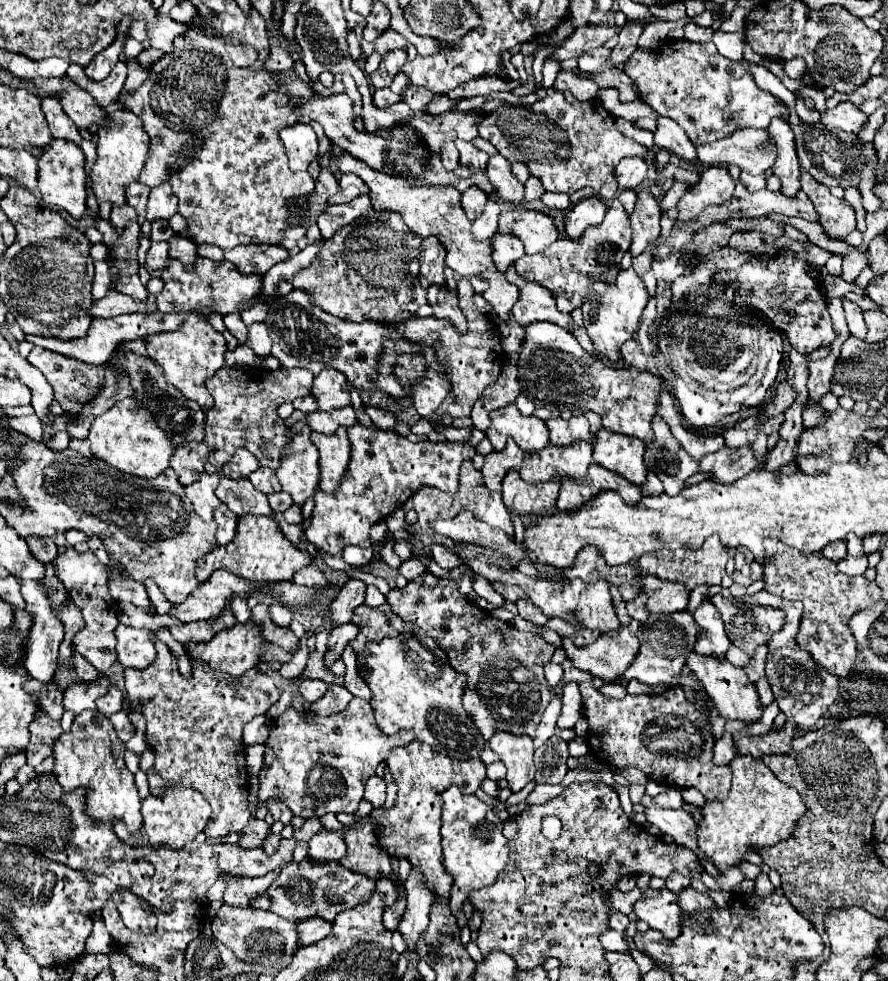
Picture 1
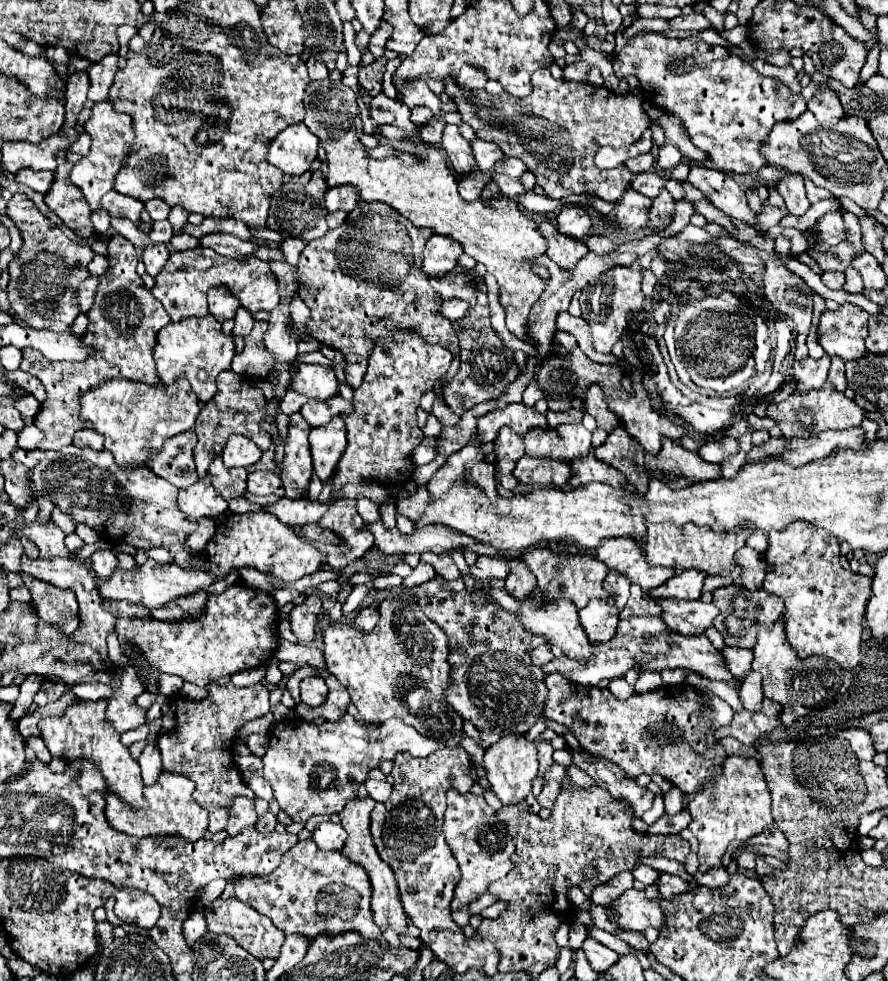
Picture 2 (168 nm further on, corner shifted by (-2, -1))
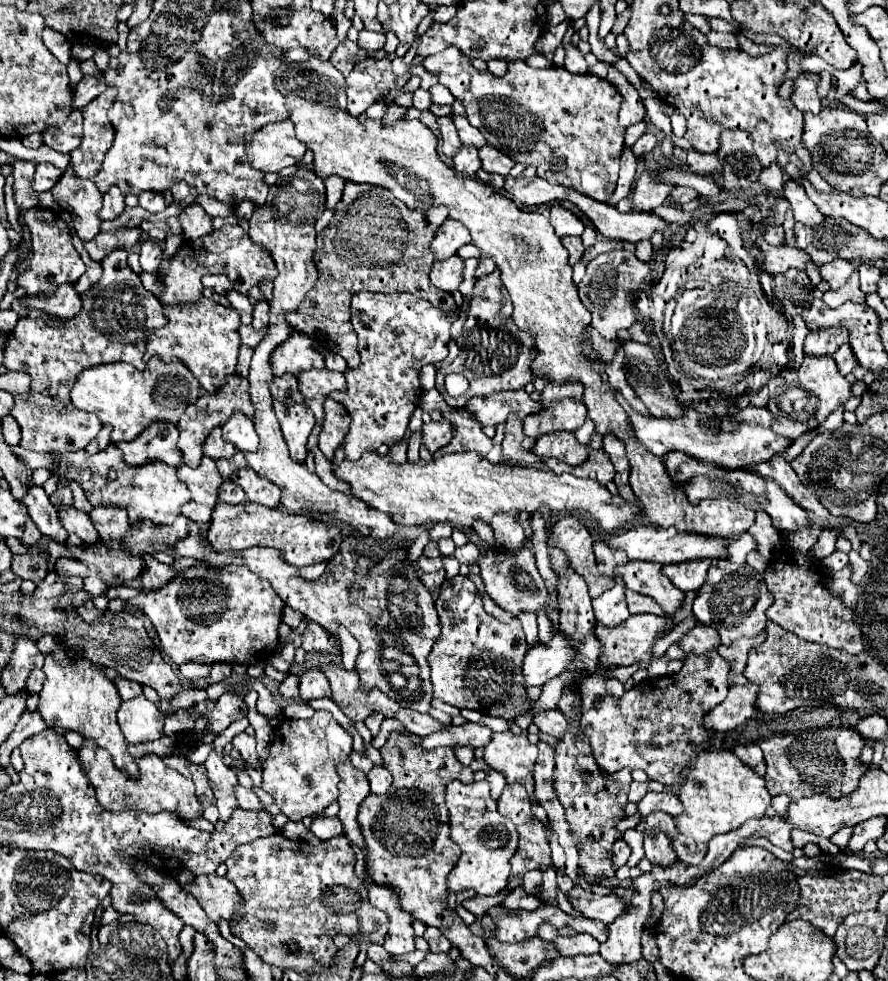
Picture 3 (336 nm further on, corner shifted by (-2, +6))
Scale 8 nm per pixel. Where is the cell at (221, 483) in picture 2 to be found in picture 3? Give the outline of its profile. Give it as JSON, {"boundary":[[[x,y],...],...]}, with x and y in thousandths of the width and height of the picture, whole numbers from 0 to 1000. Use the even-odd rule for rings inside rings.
{"boundary":[[[243,435],[243,437],[236,441],[236,445],[232,448],[232,452],[230,452],[230,464],[234,464],[236,468],[245,470],[245,468],[259,468],[264,462],[266,462],[264,454],[255,452],[255,450],[250,448],[248,437]]]}

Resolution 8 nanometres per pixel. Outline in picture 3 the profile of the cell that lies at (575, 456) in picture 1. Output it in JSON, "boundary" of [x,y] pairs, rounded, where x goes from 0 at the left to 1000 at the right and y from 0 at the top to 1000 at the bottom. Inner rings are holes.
{"boundary":[[[633,407],[628,411],[617,413],[613,419],[601,421],[590,427],[590,441],[599,448],[610,445],[624,439],[642,439],[646,441],[660,429],[660,413],[646,407]]]}

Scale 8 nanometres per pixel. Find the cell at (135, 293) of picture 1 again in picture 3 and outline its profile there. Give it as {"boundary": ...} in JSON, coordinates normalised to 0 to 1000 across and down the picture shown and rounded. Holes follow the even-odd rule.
{"boundary":[[[131,254],[124,260],[119,260],[119,264],[115,264],[115,272],[117,272],[115,284],[92,301],[92,309],[95,309],[92,317],[83,325],[77,325],[72,333],[56,335],[50,327],[20,325],[16,337],[9,339],[9,348],[5,354],[5,374],[9,378],[27,378],[36,384],[36,407],[27,409],[25,405],[18,403],[18,413],[14,419],[14,425],[20,429],[25,437],[23,454],[27,458],[45,460],[45,462],[95,458],[110,443],[110,439],[115,437],[115,431],[110,425],[95,423],[92,419],[88,419],[83,411],[79,409],[79,397],[88,380],[92,380],[97,374],[106,374],[115,370],[135,370],[135,368],[146,370],[153,376],[164,374],[160,368],[164,346],[176,333],[187,331],[187,321],[178,305],[173,305],[173,301],[162,295],[162,291],[158,288],[158,282],[144,272],[142,260],[144,258],[140,254]]]}

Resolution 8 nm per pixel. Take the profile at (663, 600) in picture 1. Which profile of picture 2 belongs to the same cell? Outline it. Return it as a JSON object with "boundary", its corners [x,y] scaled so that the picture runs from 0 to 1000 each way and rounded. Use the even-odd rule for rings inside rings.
{"boundary":[[[770,581],[768,585],[757,587],[745,597],[732,601],[734,610],[764,610],[764,612],[786,612],[791,606],[791,593],[795,585],[791,581]]]}

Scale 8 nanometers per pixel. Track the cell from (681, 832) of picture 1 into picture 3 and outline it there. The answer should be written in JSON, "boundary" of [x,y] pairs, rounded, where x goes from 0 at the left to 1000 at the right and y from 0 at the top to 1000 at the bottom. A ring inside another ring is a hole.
{"boundary":[[[628,723],[604,729],[604,731],[601,731],[601,739],[606,739],[606,743],[608,743],[610,747],[617,747],[617,749],[622,749],[622,751],[626,751],[626,753],[635,753],[635,747],[642,745],[640,735],[635,733],[635,729],[633,729]]]}

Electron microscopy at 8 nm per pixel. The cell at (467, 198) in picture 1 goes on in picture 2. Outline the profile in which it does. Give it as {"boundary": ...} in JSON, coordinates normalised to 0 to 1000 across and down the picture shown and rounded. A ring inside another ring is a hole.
{"boundary":[[[538,169],[529,171],[529,175],[525,175],[520,179],[520,183],[516,186],[516,196],[523,204],[532,206],[536,202],[541,202],[541,196],[547,188],[547,183],[552,183],[552,177],[547,177],[547,173],[538,173]]]}

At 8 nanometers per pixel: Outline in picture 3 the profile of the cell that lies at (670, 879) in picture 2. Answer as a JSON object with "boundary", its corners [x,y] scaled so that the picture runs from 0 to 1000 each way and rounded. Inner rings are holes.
{"boundary":[[[732,847],[725,851],[725,867],[727,876],[741,884],[755,884],[764,878],[759,865],[755,863],[755,855],[743,847]]]}

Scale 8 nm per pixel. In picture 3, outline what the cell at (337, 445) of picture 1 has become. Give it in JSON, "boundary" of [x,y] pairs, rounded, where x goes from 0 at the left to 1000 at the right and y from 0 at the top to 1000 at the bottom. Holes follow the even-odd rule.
{"boundary":[[[367,407],[363,439],[358,443],[358,454],[360,454],[360,460],[367,464],[367,468],[376,466],[378,458],[385,454],[392,441],[392,435],[394,435],[394,425],[390,423],[390,417],[376,407]]]}

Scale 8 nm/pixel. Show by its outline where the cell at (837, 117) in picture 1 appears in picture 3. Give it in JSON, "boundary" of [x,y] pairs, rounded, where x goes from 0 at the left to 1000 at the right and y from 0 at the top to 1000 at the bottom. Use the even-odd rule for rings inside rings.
{"boundary":[[[919,74],[899,76],[896,91],[892,95],[892,103],[903,115],[921,117],[926,113],[926,101],[921,97],[921,83],[923,83],[923,76]]]}

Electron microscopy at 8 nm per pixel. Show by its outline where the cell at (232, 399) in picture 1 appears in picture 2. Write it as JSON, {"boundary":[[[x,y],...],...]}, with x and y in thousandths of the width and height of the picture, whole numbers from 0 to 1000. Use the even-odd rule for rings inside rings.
{"boundary":[[[255,377],[250,381],[245,381],[243,391],[245,391],[245,402],[241,402],[241,406],[227,414],[227,418],[221,426],[221,436],[218,436],[218,440],[223,444],[223,453],[218,457],[218,471],[221,471],[221,479],[223,479],[225,487],[234,483],[234,475],[236,475],[239,467],[243,463],[250,463],[250,457],[261,442],[273,442],[273,444],[286,449],[293,459],[302,459],[302,455],[304,455],[304,442],[293,438],[300,406],[284,391],[284,387],[273,381],[264,381],[261,377]]]}

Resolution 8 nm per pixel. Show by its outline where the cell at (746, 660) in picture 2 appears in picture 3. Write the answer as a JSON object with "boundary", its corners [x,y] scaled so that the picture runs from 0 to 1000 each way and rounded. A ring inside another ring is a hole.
{"boundary":[[[786,637],[779,643],[775,643],[768,651],[766,651],[766,660],[775,666],[782,668],[795,668],[802,666],[811,660],[811,649],[809,643],[804,639],[795,639],[795,637]]]}

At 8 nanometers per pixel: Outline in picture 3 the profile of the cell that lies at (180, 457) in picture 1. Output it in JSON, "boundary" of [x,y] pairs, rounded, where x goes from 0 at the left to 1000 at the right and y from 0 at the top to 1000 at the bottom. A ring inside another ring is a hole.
{"boundary":[[[171,431],[160,443],[146,452],[133,452],[140,468],[149,474],[164,474],[182,470],[191,476],[207,474],[205,460],[200,458],[200,435],[194,431]]]}

